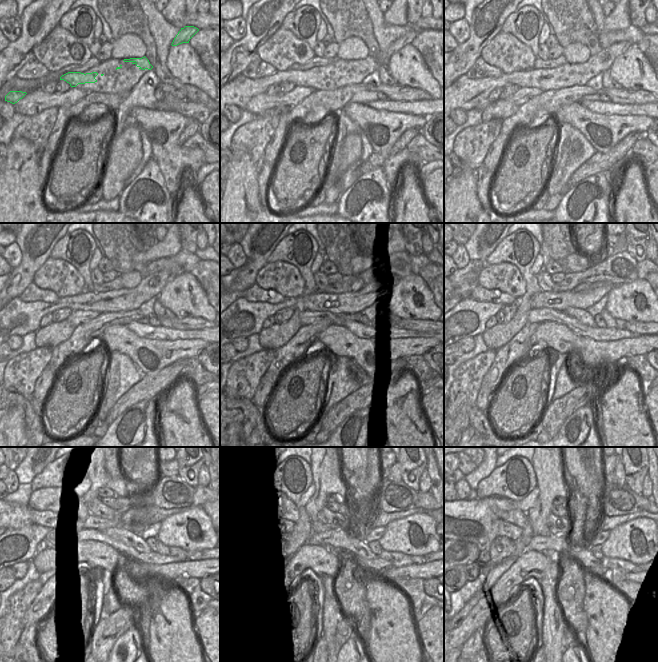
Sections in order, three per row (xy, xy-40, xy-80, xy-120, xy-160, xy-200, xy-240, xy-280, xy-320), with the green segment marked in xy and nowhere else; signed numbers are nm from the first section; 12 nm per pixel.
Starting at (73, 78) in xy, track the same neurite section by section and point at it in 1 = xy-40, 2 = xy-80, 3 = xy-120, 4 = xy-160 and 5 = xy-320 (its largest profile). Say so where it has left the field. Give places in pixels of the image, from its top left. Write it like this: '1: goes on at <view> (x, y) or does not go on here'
1: goes on at xy-40 (240, 90)
2: goes on at xy-80 (465, 93)
3: goes on at xy-120 (19, 318)
4: goes on at xy-160 (242, 318)
5: goes on at xy-320 (464, 553)

